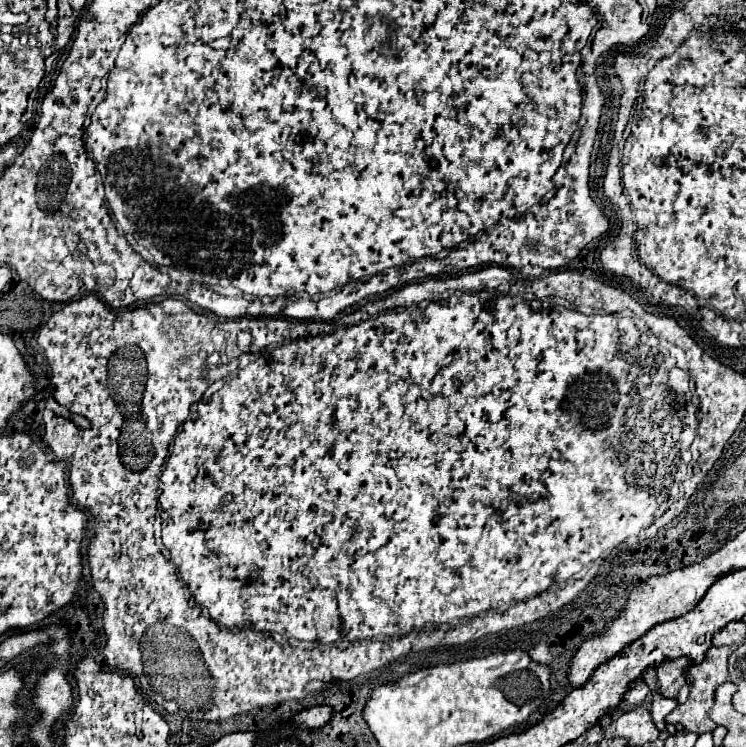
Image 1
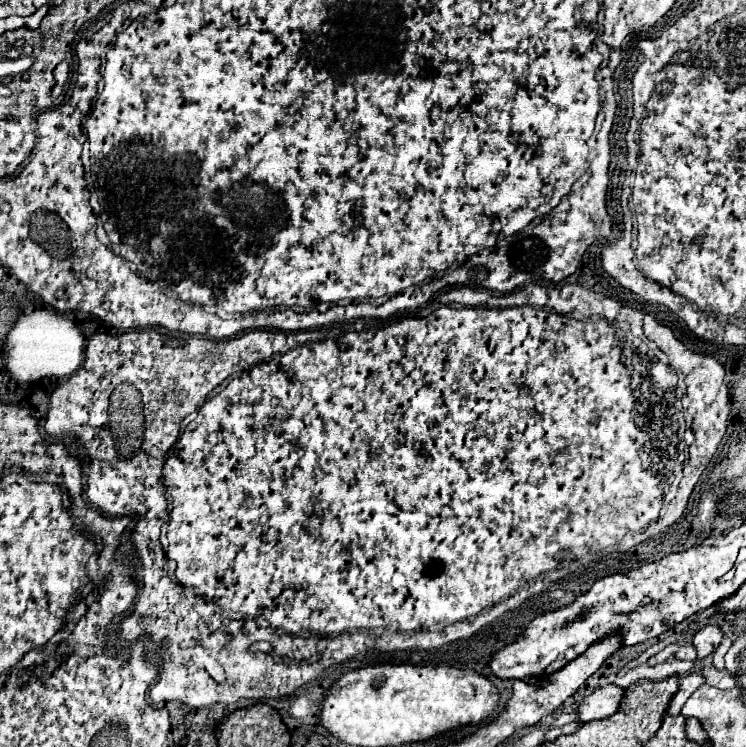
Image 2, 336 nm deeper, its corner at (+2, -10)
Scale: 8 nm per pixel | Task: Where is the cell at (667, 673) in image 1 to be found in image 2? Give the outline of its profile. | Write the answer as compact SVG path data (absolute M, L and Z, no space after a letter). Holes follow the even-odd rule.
M608 684L604 688L598 688L592 696L588 696L578 706L578 712L580 712L578 720L580 722L592 722L592 720L608 718L616 712L622 698L624 698L624 688L620 688L616 684Z

